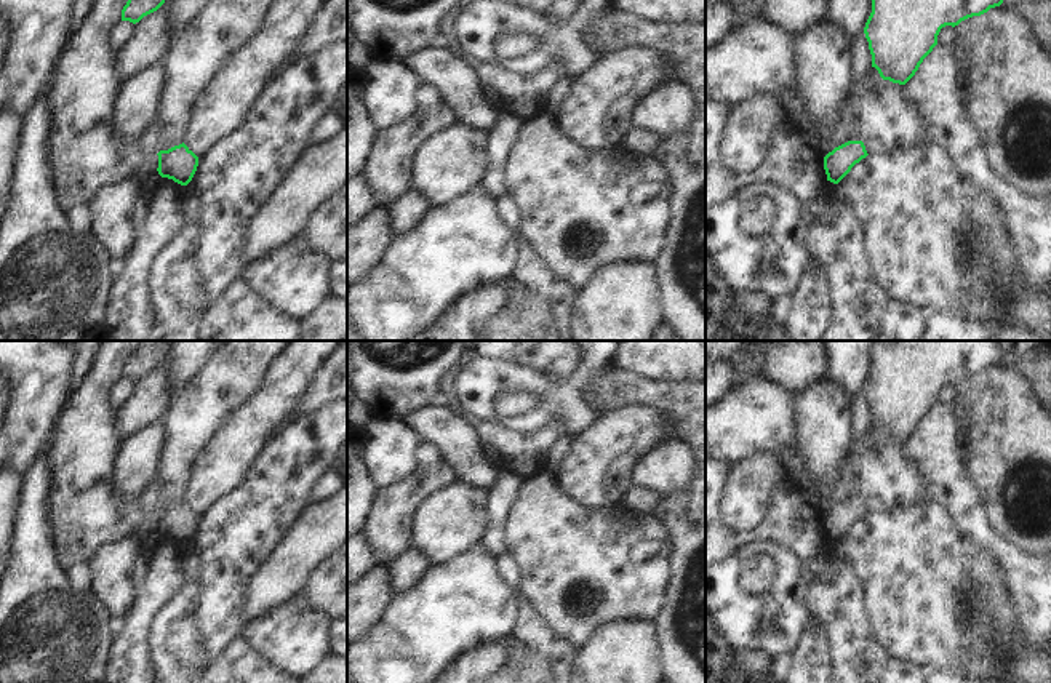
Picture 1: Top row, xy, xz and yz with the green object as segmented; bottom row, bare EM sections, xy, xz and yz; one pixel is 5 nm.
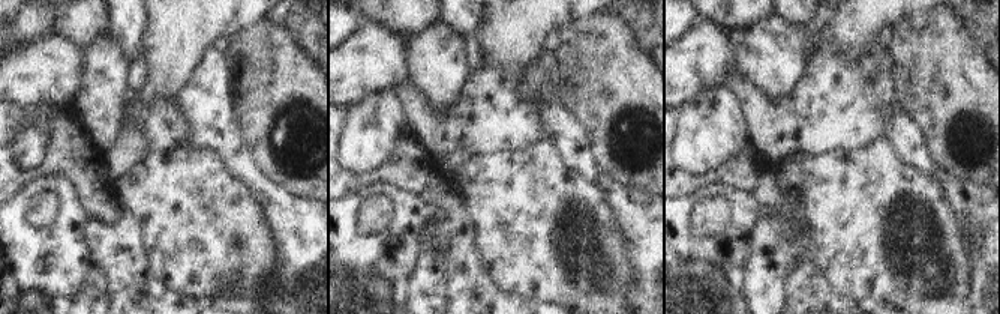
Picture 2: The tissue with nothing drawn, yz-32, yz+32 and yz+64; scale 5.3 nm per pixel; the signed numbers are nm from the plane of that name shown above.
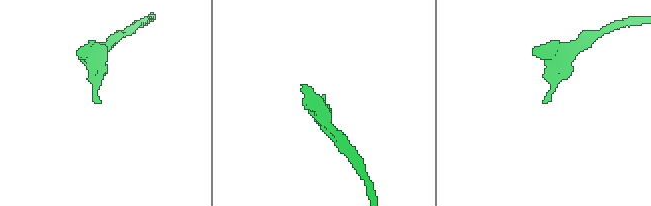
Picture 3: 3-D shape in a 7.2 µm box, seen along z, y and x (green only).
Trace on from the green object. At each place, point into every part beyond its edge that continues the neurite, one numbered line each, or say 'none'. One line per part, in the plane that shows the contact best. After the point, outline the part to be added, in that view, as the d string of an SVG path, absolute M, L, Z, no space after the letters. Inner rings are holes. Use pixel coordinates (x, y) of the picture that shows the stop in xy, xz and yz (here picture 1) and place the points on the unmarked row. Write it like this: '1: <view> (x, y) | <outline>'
none

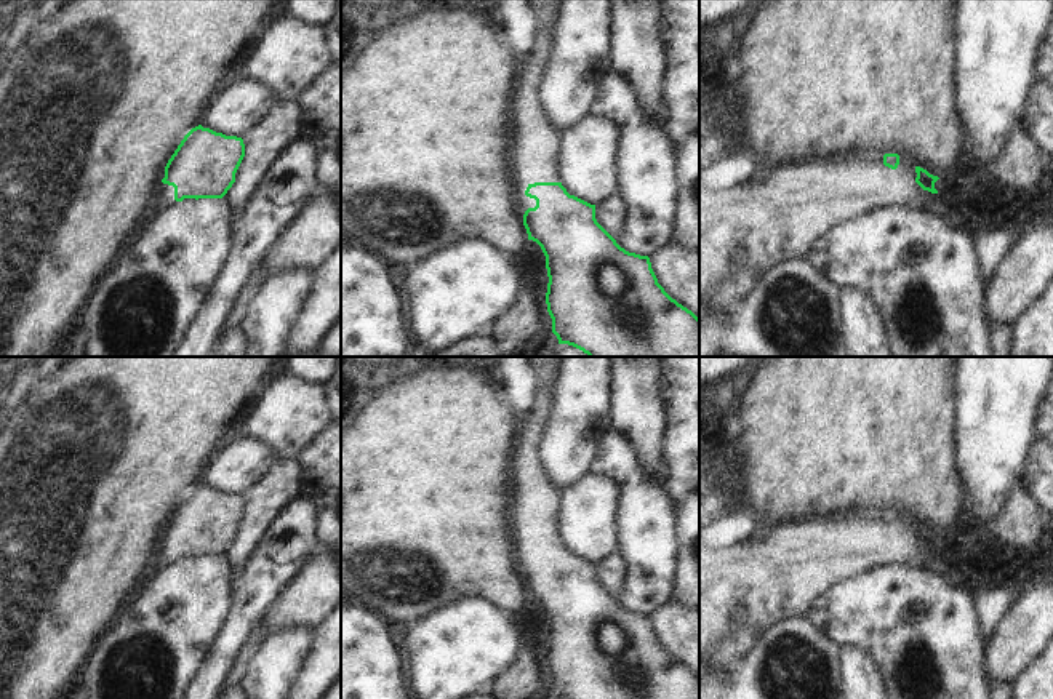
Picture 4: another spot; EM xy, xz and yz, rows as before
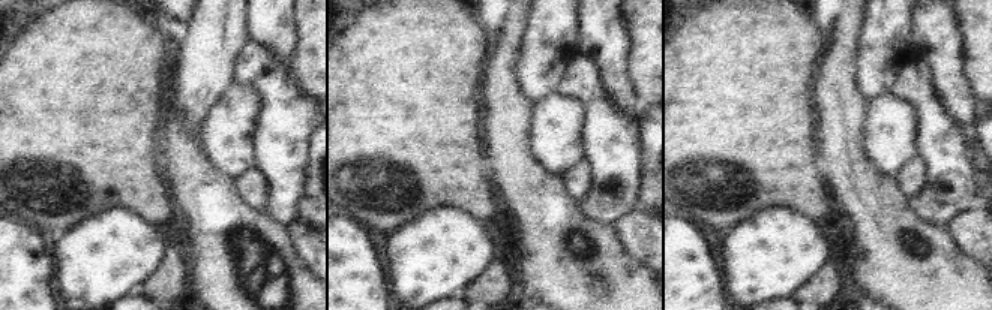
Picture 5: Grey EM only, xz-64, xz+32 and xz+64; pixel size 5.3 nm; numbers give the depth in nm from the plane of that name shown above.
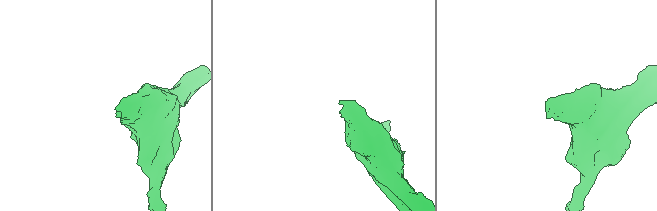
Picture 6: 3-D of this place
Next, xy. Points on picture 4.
1: xy (164, 554) | M165 528L160 531L158 537L157 537L157 544L155 549L150 555L150 558L154 561L157 561L160 566L166 566L171 565L173 561L176 561L174 558L174 545L163 542L162 537L165 536Z

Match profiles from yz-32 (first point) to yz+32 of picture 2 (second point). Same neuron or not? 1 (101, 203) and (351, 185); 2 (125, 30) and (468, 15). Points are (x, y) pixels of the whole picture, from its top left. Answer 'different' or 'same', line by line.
1: same
2: same

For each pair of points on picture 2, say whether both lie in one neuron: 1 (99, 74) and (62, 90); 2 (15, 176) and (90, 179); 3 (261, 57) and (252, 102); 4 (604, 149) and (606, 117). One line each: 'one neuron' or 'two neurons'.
1: two neurons
2: one neuron
3: one neuron
4: one neuron

